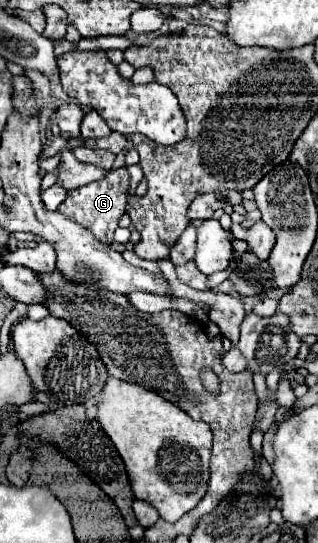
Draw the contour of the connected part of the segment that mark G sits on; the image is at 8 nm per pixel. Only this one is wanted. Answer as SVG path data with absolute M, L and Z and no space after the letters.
M127 168L109 170L101 182L93 182L93 184L87 184L83 188L69 190L65 202L61 202L61 206L59 206L59 212L63 212L69 220L75 220L75 222L87 226L101 242L111 244L117 222L125 214L127 196L129 196L129 180L131 178L129 178Z

